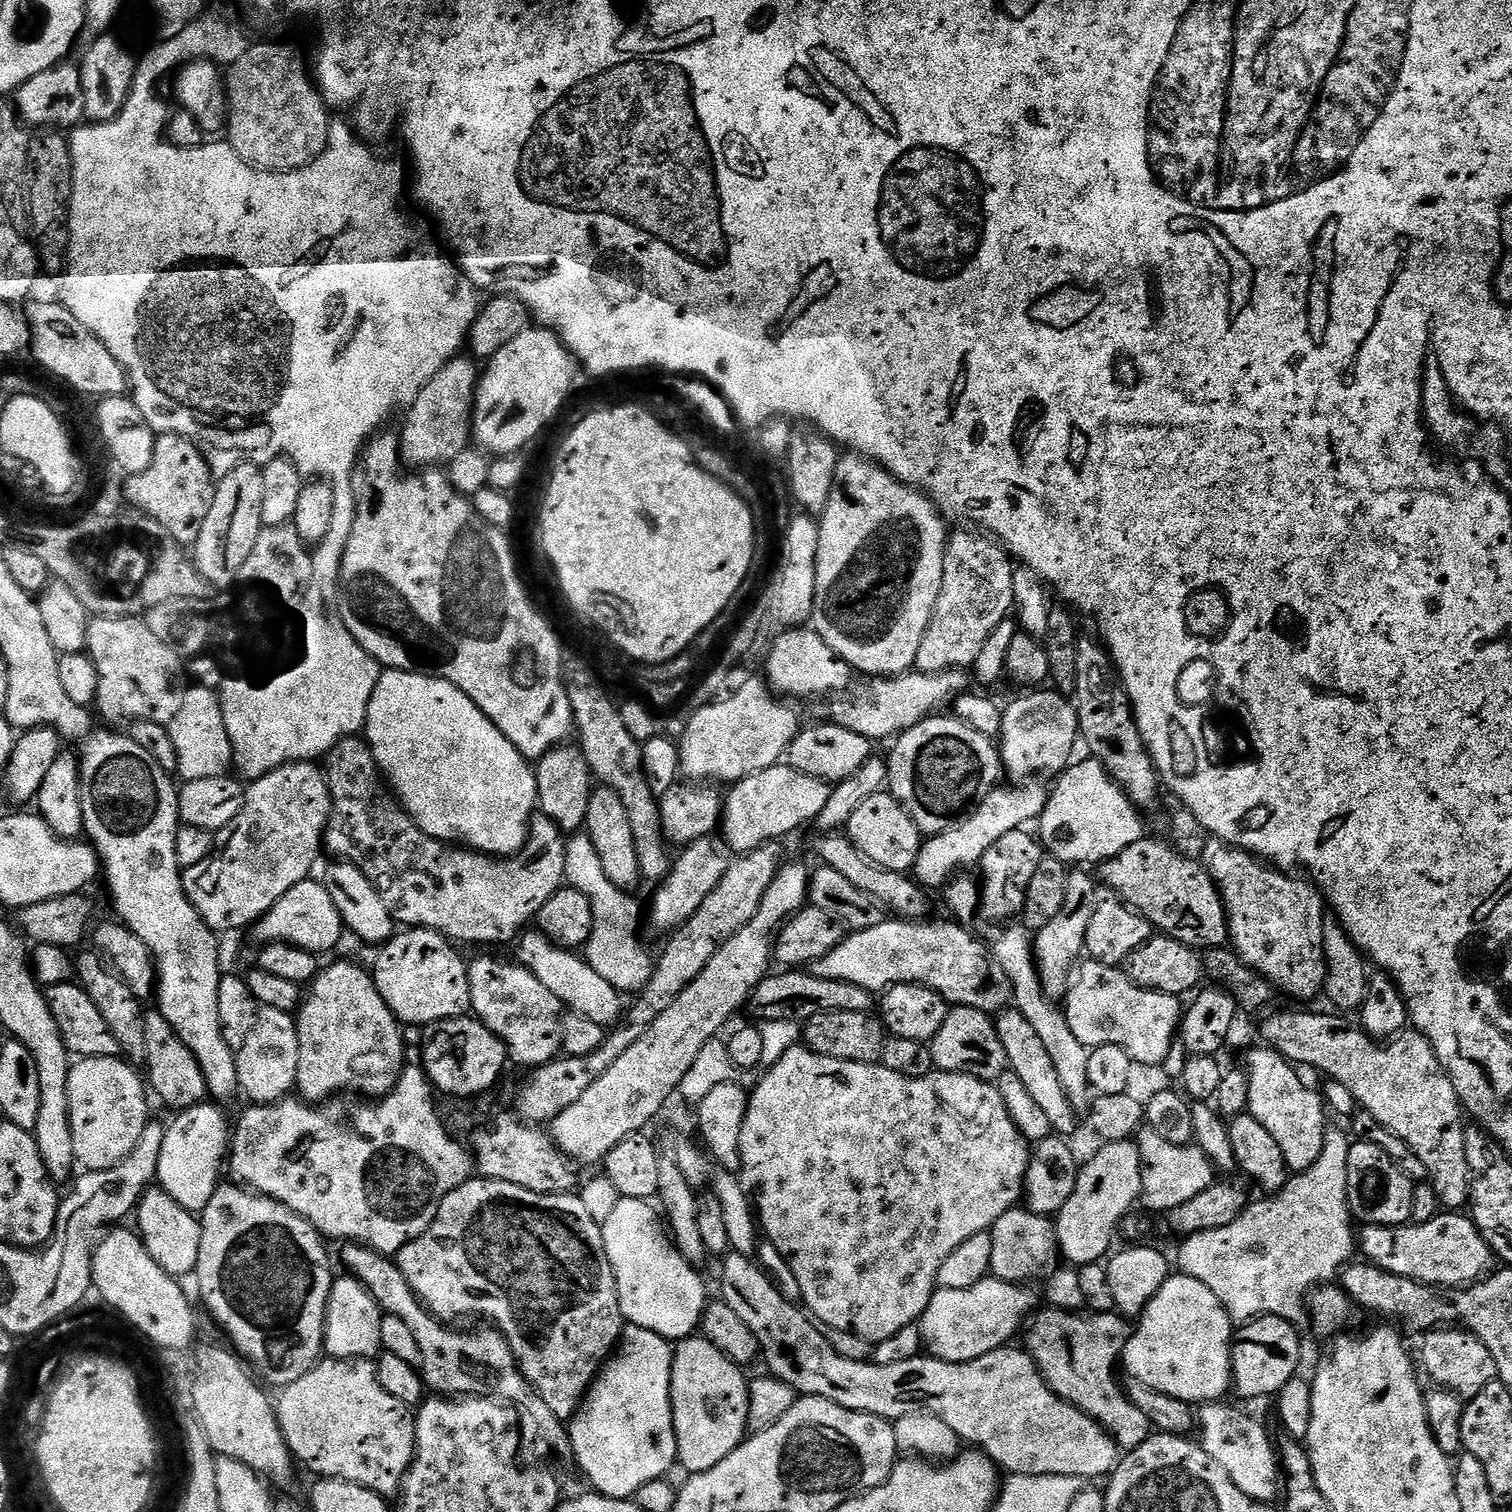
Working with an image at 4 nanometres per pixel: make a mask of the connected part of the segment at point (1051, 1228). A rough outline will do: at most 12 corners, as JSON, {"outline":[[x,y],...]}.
{"outline":[[1017,1206],[992,1224],[991,1275],[1032,1282],[1058,1261],[1056,1225]]}

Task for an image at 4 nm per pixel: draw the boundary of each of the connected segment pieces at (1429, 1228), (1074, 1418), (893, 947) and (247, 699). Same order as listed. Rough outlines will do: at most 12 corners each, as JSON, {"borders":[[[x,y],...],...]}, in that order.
{"borders":[[[1471,1215],[1365,1223],[1377,1268],[1436,1286],[1487,1273],[1492,1249]],[[752,1256],[719,1295],[801,1397],[917,1405],[1005,1473],[1103,1477],[1107,1428],[1023,1347],[880,1365],[834,1350]],[[888,918],[812,975],[999,1014],[1010,978],[960,922]],[[347,531],[300,621],[218,689],[245,781],[368,723],[382,668],[338,611]]]}

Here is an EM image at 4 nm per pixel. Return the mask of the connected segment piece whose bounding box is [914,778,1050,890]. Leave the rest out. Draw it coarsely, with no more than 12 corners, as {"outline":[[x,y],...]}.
{"outline":[[1040,778],[997,786],[955,828],[921,843],[916,884],[943,889],[1002,834],[1039,821]]}

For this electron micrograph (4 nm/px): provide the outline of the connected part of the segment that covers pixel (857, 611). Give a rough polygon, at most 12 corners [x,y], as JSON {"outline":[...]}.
{"outline":[[841,455],[811,627],[913,671],[942,590],[940,509]]}

